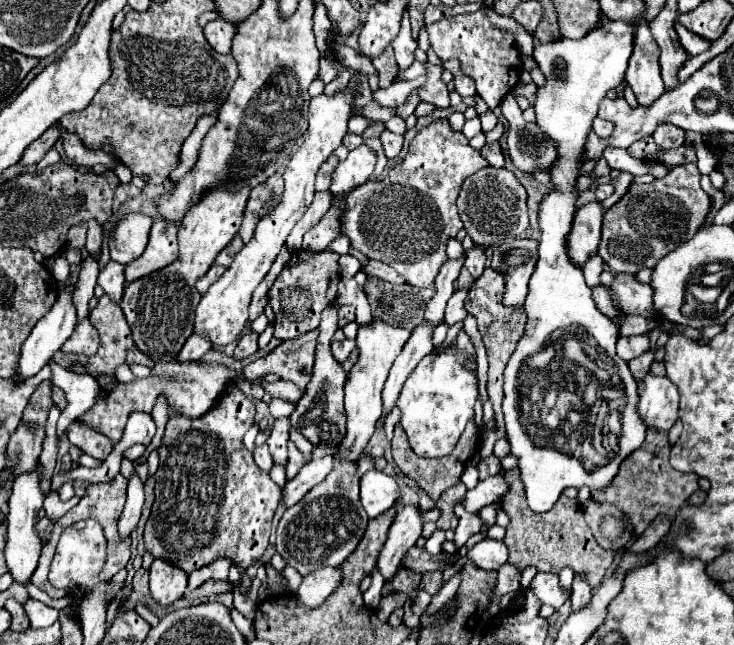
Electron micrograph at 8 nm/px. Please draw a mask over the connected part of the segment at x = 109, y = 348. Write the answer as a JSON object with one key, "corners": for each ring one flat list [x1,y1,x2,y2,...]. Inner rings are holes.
{"corners":[[102,295,98,305,90,313,90,321,100,333,98,353,94,357,78,357,78,355,66,355,58,351,54,353,52,361,62,367,80,361,88,367,90,373,104,373,104,371,114,373,116,367,124,363,126,351,134,347,132,333,124,319,124,313,116,301,108,299,108,295]]}

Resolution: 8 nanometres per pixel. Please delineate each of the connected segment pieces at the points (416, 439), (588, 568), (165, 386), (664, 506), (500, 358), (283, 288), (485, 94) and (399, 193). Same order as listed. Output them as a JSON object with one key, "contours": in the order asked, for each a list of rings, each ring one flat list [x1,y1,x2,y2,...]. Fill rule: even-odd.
{"contours":[[[462,329,452,349,444,353,426,355,418,363,418,367,410,373,402,387,398,399,398,409,402,411,402,427,408,435,412,451,420,457,436,459,434,455,438,457,450,455,466,423,474,417,478,385,476,375,464,369,464,359,468,353,474,353,474,345,470,343,470,337]],[[518,469,506,471,506,481,510,483,508,495,502,499,502,509,510,517,508,533,504,537,504,543,510,549,510,563,516,563,520,569,534,565,538,571,550,571,558,573,562,567,572,567,574,573,582,573,588,583,596,589,608,569,612,567,614,553,602,549,594,537,592,531,588,529,582,509,574,499,562,497,556,501,552,511,546,513,534,513,526,505,526,495,524,495,524,485,520,481]],[[204,361,156,363,152,367,152,373,146,379,134,379,130,383,116,383,116,387,112,387,110,391,102,391,96,397,96,405,88,409,84,415,80,415,78,421,100,431,112,441,112,445,116,445,122,439,128,415,134,411,152,413,158,397,164,397,168,401,170,419,178,415,188,417,188,419,198,419,216,405,216,401,228,391,228,385,238,385,240,379,242,379,242,373,236,373,218,363,204,363]],[[648,427,646,441,642,443,640,449,636,449,632,455,628,455,628,459,624,459,624,463,620,465,620,471,612,479,612,483,606,489,594,491,596,501,614,503,616,507,620,507,626,513,626,517,634,525,636,535,642,535,644,529,658,515,666,515,672,519,678,513,678,509,684,505,684,501,698,489,698,477,694,473,680,473,680,471,672,469,672,465,668,463,668,455,670,455,668,433]],[[484,269,484,273,474,281,474,285,470,287,468,291,468,297,466,297,466,311,470,315,476,317,478,321,478,331,482,333,482,339,484,339,484,345,486,345,486,351,488,351,488,397,494,405,494,413,496,413,496,429,490,432,485,432,480,441,479,454,481,457,487,457,493,454,493,447,495,442,505,435,505,424,502,419,502,373,504,373,504,367,510,359,510,355,514,353,518,341,520,341,520,335,524,335,524,329,526,329,526,311,520,307,520,309,514,309,514,307,504,307,502,303,502,295,504,295,504,275,494,271,494,269]],[[294,251,290,255,288,263,276,277,276,281,270,289,270,295,268,295,270,307,276,315,276,329,274,329,276,339,280,339,280,341,296,339,318,327,320,313,328,307,328,303,332,303,336,299,336,287,340,281,338,257,340,255,332,253,332,251,320,251,320,253,312,253,312,251,296,253],[328,295,330,295,330,301,328,301]],[[484,11,436,21,432,25,426,25,426,31,430,37,430,47,440,57,440,61,448,61,452,57,458,57,462,61,462,71,474,79,476,93,486,101,490,109,496,109,520,81,522,61,514,33,492,25]],[[436,121,416,135,416,139,410,143,410,151,404,161,392,167,384,179,368,181,364,187,358,187,356,191,346,195,342,203,340,233,346,235,350,239,350,247,360,251,366,259,376,259,394,267,414,287,430,287,434,285,434,277,438,275,442,263,448,259,448,239,456,237,456,233,462,229,462,221,456,209,460,187,466,177,474,175,486,165,488,161,480,155,480,151,468,145,468,139,462,133,454,133,448,121]]]}

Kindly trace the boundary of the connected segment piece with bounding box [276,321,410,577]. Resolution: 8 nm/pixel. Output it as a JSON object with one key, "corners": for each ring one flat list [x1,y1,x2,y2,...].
{"corners":[[370,323,358,329,358,363,348,373,348,383,344,387,346,397,346,435,334,453,334,469,328,477,312,487,296,507,284,511,278,529,276,529,276,553,286,561,286,565,294,567,302,577,318,571,322,567,338,567,346,561,346,557,358,547,360,539,364,537,368,515,362,509,358,485,358,461,364,455,364,449,374,435,376,421,382,415,382,387,388,377,388,371,394,359,400,355,404,343,408,341,410,333,400,327,390,327,386,323]]}

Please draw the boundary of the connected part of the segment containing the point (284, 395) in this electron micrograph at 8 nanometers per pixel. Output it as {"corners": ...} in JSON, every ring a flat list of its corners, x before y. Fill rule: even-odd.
{"corners":[[252,379,248,381,252,385,260,385,272,399,282,399,282,401,288,401,288,403,294,403,298,405,298,401,302,399,302,395,306,393,304,389,300,389,296,383,290,383,290,381,276,381,276,383,266,383,262,379]]}

